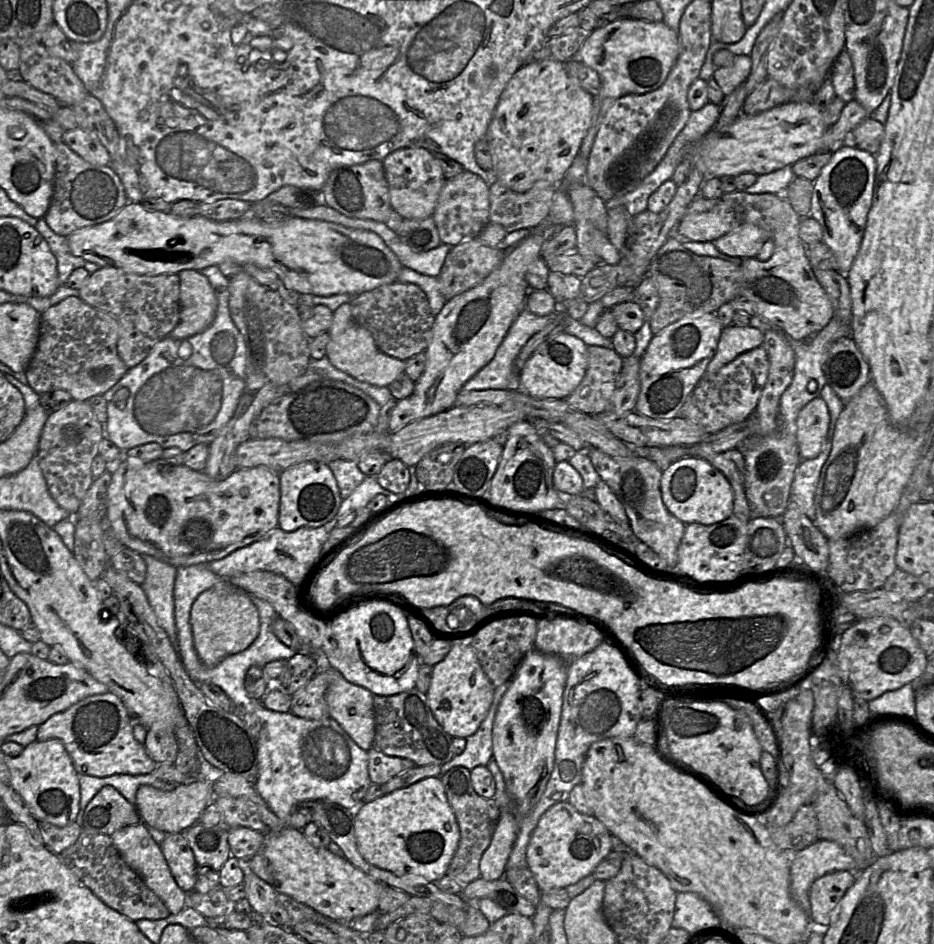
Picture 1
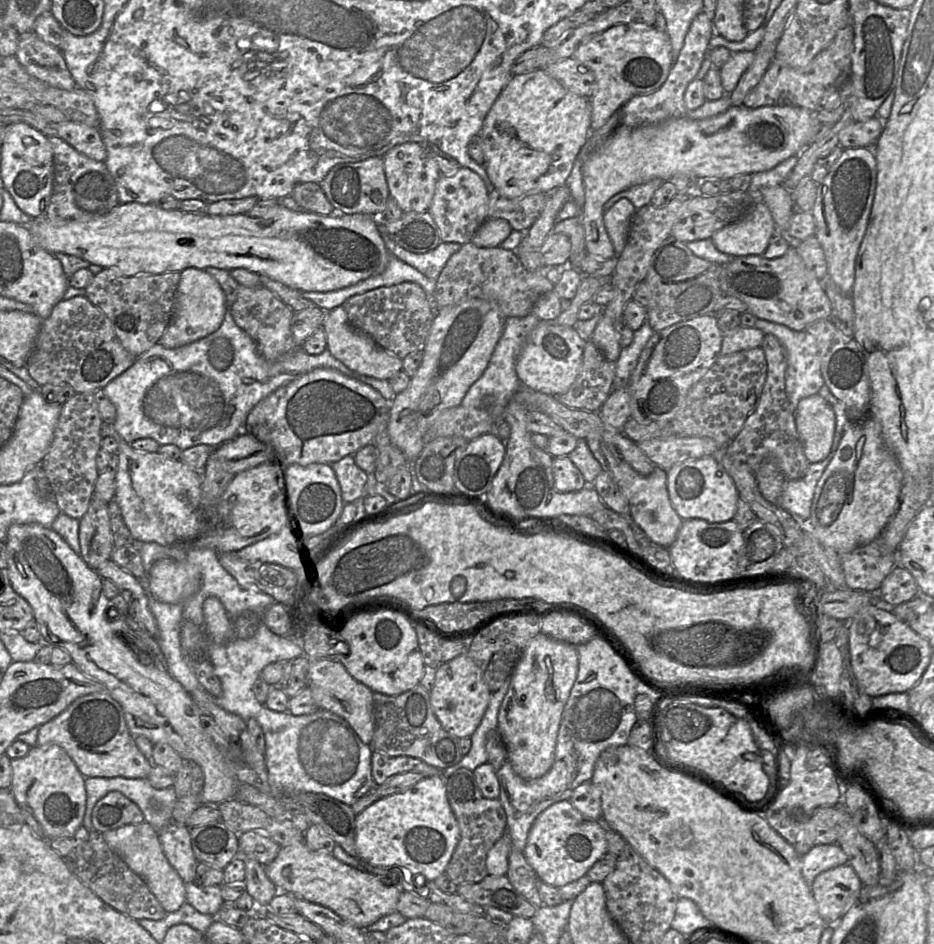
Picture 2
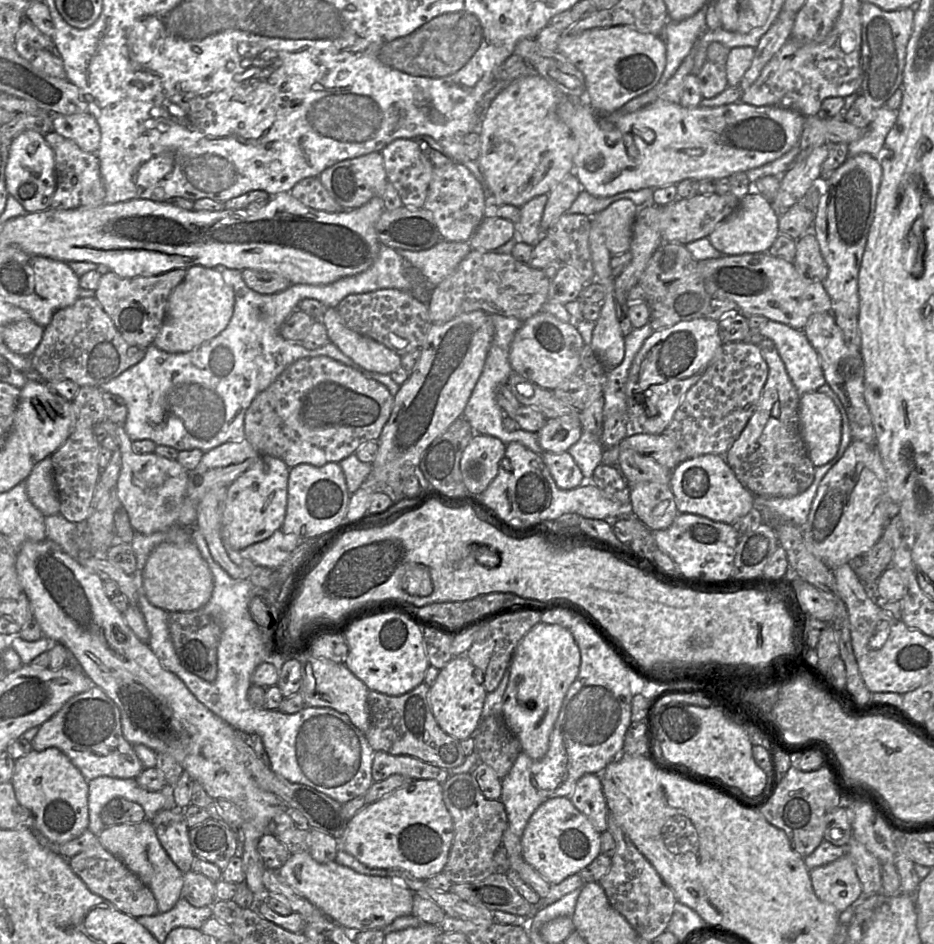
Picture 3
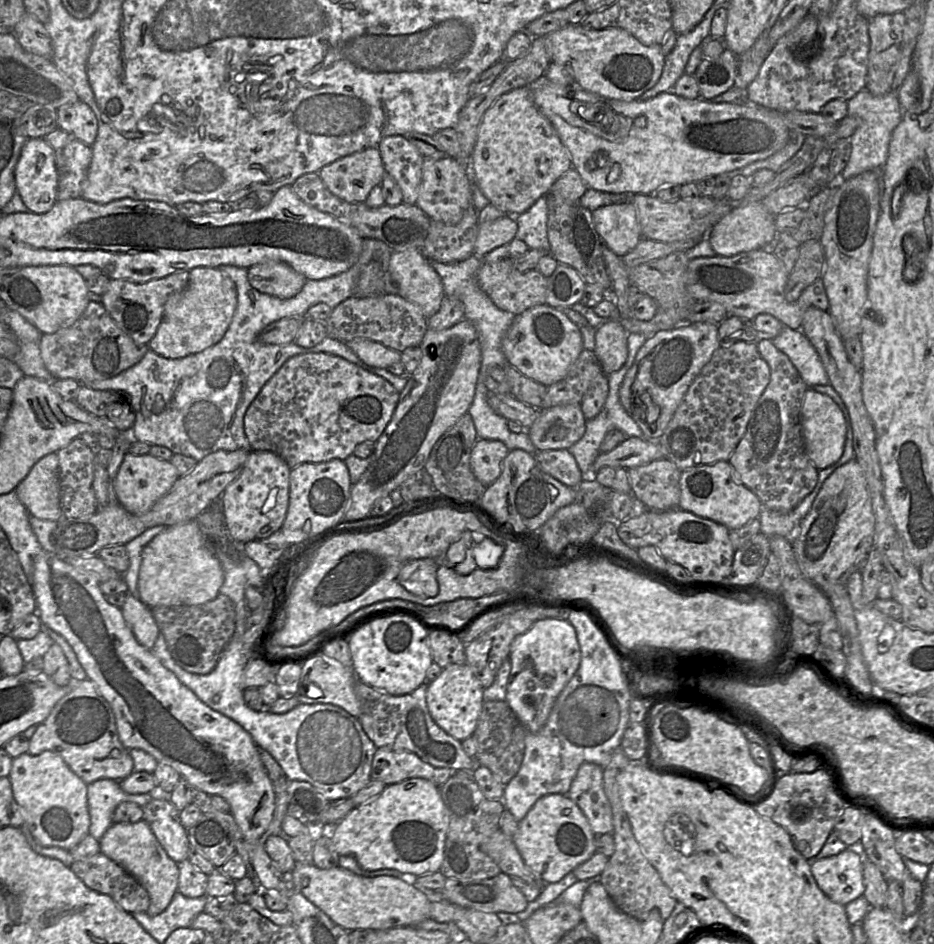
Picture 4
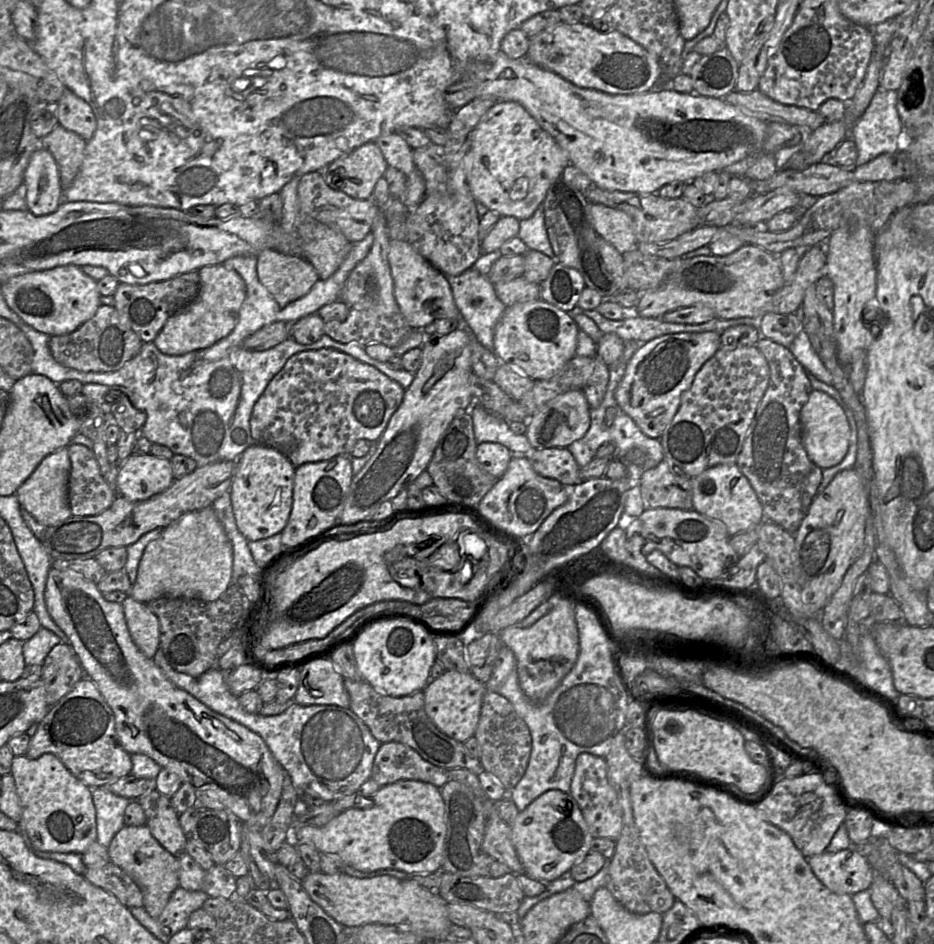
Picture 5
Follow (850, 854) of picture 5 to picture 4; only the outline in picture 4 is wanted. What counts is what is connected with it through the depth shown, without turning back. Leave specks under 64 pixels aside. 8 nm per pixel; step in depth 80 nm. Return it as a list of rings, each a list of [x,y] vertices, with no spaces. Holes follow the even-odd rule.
[[[849,849],[837,855],[808,860],[820,890],[833,902],[847,905],[863,895],[863,859]]]

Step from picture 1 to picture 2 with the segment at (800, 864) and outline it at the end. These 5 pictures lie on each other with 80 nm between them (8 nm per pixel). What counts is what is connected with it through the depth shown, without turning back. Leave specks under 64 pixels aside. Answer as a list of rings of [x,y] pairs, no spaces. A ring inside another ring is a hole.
[[[816,845],[801,856],[801,873],[804,880],[812,884],[818,874],[847,863],[848,858],[839,845]]]

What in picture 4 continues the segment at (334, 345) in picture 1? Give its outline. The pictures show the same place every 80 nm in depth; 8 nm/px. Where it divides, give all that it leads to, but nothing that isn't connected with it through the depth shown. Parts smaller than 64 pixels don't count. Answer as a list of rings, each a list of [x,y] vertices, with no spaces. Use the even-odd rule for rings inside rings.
[[[358,338],[347,342],[347,346],[367,365],[388,369],[401,360],[401,353],[380,342]]]

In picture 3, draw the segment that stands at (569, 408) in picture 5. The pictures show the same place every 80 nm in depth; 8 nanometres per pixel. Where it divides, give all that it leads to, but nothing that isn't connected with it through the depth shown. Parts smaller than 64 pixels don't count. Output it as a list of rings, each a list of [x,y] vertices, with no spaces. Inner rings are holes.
[[[562,416],[547,419],[537,437],[542,452],[558,454],[568,451],[580,439],[582,432],[578,418]]]

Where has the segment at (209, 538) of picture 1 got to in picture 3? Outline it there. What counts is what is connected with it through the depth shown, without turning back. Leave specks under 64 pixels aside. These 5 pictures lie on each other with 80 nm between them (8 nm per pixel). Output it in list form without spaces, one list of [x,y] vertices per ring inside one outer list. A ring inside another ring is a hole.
[[[106,418],[98,424],[106,429],[121,452],[122,465],[115,489],[135,532],[150,535],[177,525],[190,471],[177,460],[170,460],[155,453],[136,453],[123,425]],[[260,454],[255,463],[227,487],[222,526],[224,537],[233,549],[241,551],[281,529],[286,515],[289,470],[281,459]]]

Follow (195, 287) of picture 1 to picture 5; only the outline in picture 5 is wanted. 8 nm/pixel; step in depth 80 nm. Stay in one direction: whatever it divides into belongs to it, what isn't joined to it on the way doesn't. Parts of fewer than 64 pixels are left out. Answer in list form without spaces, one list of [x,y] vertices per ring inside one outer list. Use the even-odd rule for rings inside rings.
[[[222,264],[202,267],[198,273],[201,281],[198,296],[171,316],[153,340],[156,347],[166,355],[183,355],[208,348],[230,334],[237,323],[246,298],[246,284],[243,278]]]

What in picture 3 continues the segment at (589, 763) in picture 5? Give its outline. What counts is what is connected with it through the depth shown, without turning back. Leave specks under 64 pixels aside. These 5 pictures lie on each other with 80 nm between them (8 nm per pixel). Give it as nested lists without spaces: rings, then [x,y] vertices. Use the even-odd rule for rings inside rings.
[[[600,774],[583,775],[576,783],[569,798],[599,833],[608,830],[608,807],[602,790]]]

